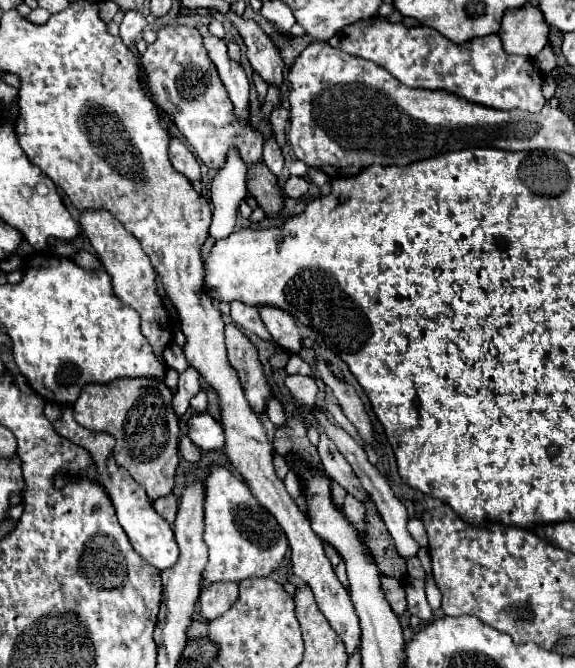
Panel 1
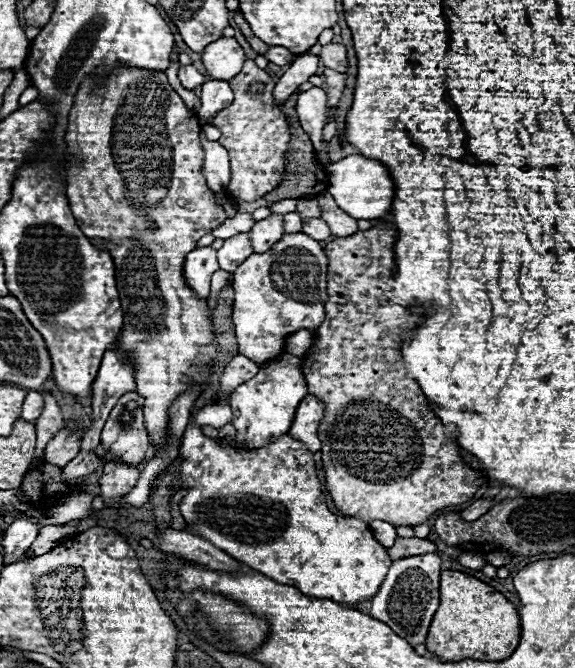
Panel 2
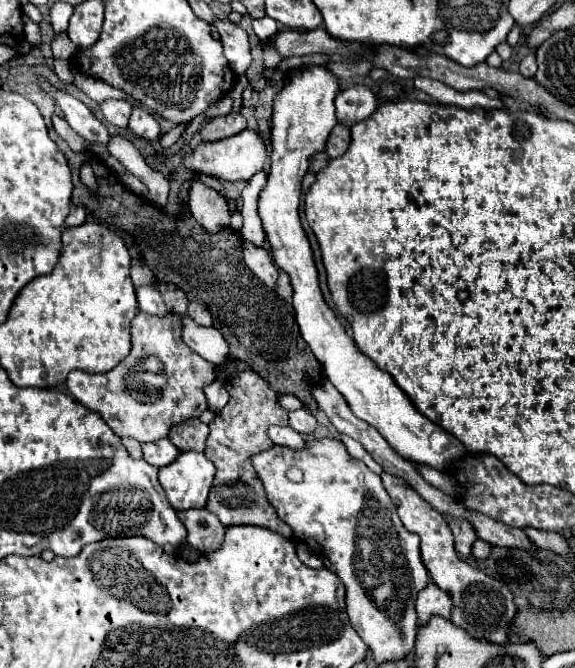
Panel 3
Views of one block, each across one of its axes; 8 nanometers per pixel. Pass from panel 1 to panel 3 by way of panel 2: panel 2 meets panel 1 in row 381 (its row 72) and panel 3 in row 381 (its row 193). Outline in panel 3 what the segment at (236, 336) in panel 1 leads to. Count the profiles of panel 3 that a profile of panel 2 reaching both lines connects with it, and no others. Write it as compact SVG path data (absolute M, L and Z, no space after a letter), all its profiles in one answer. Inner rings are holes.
M252 370L238 372L236 376L226 380L226 390L230 394L230 402L208 424L210 434L204 452L206 458L210 458L216 466L216 478L206 510L212 512L226 526L260 526L274 530L284 538L292 538L294 532L290 532L290 526L286 526L284 520L278 520L274 506L270 504L270 500L266 500L262 480L258 480L258 474L250 464L250 456L274 446L266 430L270 426L288 426L288 410L278 404L280 394L272 390L270 384Z

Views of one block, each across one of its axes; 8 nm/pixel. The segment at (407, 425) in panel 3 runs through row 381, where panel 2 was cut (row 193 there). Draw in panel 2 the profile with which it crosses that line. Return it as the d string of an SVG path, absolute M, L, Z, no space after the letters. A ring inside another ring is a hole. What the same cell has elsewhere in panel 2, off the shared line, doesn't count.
M352 154L334 164L328 164L326 172L330 180L328 192L334 196L338 208L344 210L348 216L354 216L356 220L374 220L388 214L394 198L394 182L380 162L364 158L360 154Z

